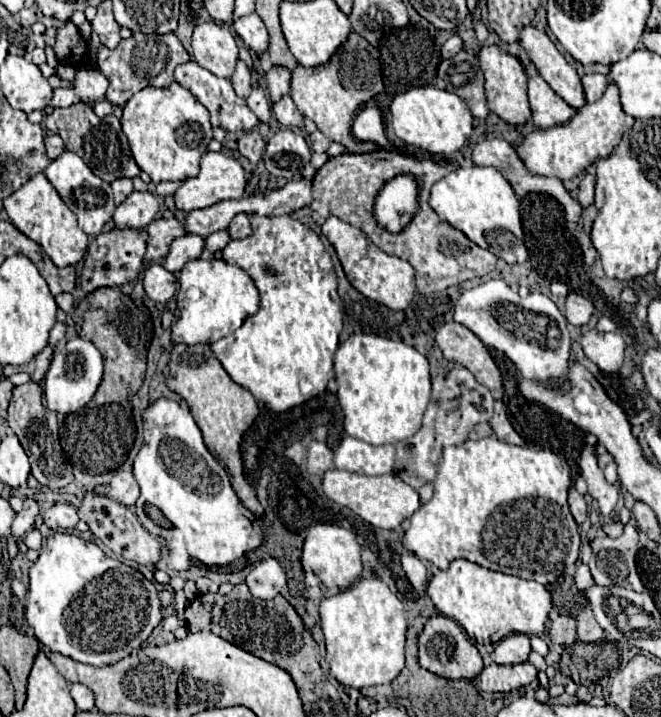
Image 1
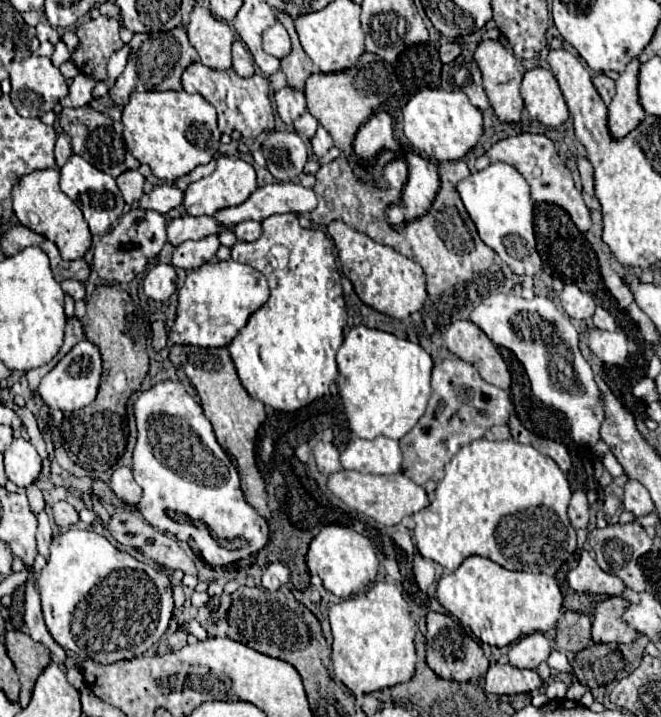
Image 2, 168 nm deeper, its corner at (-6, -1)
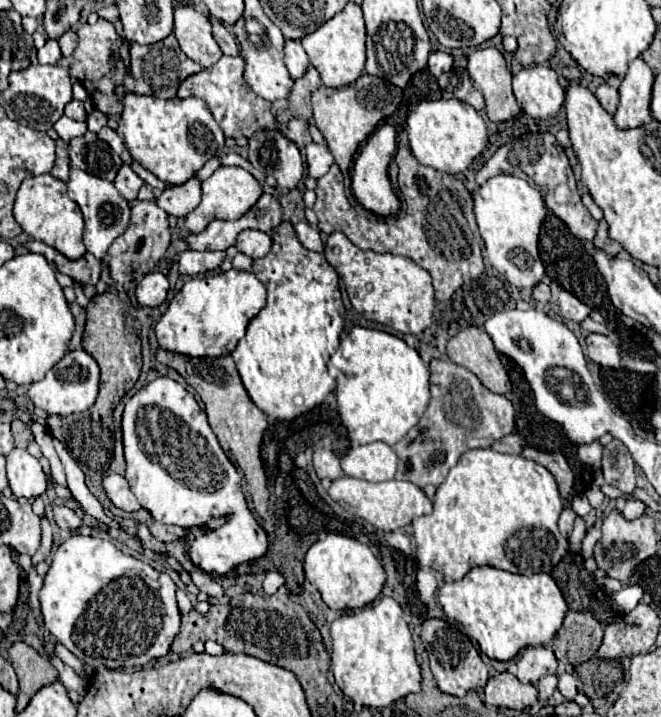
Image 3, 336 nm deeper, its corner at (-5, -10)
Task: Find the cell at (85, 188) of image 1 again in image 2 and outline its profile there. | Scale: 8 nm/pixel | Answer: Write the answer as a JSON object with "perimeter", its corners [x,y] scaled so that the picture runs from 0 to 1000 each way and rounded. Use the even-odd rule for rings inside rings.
{"perimeter":[[[110,215],[101,223],[101,229],[92,234],[92,265],[123,290],[141,329],[159,326],[171,315],[171,310],[186,298],[189,282],[174,257],[174,248],[147,237],[144,232],[138,232],[132,223],[126,223],[116,215]]]}

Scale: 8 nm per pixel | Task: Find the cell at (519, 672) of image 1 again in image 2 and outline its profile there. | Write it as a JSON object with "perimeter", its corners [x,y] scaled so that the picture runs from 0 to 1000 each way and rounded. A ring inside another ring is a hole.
{"perimeter":[[[761,926],[755,932],[743,929],[734,941],[734,965],[746,968],[803,967],[803,962],[815,960],[818,954],[821,954],[821,948],[815,946],[815,940],[809,934],[785,934],[785,932],[776,932],[773,926]]]}

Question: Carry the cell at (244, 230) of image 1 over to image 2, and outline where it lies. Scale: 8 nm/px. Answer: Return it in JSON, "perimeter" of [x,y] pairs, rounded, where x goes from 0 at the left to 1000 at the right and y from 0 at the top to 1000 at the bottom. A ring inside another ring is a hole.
{"perimeter":[[[386,307],[362,310],[352,324],[365,338],[386,338],[395,332],[395,310],[386,310]]]}

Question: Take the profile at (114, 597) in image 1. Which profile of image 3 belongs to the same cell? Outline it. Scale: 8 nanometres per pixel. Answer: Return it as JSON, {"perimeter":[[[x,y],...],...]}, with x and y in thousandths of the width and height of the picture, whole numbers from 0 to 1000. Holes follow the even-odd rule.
{"perimeter":[[[112,746],[85,768],[79,788],[67,805],[61,824],[61,852],[67,874],[121,922],[139,930],[185,933],[215,930],[227,919],[248,916],[272,874],[272,852],[266,844],[266,816],[251,799],[239,799],[224,785],[188,774],[175,760],[151,749]]]}

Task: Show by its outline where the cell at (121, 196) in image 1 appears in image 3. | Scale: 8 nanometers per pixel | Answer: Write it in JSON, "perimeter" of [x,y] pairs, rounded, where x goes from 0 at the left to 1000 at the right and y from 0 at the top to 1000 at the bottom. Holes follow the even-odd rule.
{"perimeter":[[[185,230],[185,236],[179,238],[179,244],[172,250],[172,258],[182,266],[182,272],[188,272],[188,278],[203,280],[209,272],[209,264],[218,258],[218,252],[200,238],[200,233]]]}

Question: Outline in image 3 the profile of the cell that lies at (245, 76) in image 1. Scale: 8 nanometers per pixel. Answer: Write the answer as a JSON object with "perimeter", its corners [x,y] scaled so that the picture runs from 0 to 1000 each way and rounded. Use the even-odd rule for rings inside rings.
{"perimeter":[[[318,26],[318,29],[321,29],[324,52],[327,52],[336,74],[339,74],[339,77],[363,77],[363,68],[360,68],[360,60],[357,60],[354,49],[348,49],[345,40],[342,40],[333,29],[327,29],[327,26]]]}

